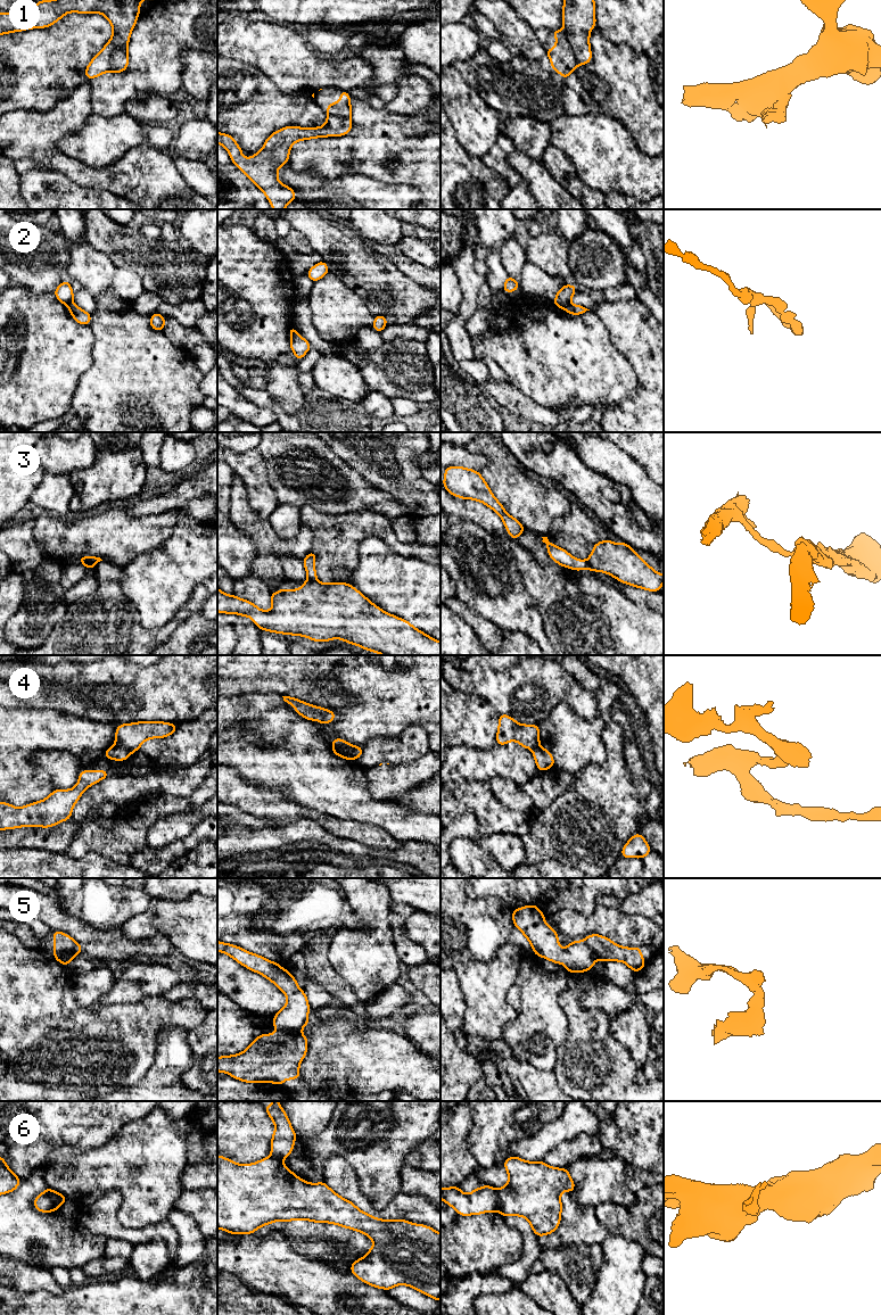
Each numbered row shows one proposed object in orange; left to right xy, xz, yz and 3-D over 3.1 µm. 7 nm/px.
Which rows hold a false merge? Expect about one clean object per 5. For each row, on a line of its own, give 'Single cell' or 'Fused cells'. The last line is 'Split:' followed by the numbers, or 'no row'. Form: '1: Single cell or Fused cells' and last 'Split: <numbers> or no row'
1: Fused cells
2: Fused cells
3: Fused cells
4: Fused cells
5: Fused cells
6: Fused cells
Split: 1, 2, 3, 4, 5, 6

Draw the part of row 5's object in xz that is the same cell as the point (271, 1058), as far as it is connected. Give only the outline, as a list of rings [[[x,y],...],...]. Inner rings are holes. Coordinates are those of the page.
[[[277,1029],[275,1034],[262,1034],[241,1053],[217,1057],[217,1072],[231,1075],[246,1083],[275,1083],[299,1078],[299,1064],[307,1052],[307,1036],[300,1031]]]

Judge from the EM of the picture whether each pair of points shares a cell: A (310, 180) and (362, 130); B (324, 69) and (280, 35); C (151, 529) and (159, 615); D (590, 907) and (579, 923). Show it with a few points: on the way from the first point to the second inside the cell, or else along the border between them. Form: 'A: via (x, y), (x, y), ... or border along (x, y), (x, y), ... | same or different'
A: border along (290, 165), (326, 179), (343, 174) | different
B: via (313, 68), (291, 47) | same
C: border along (172, 530), (162, 544), (130, 562) | different
D: border along (597, 903), (589, 916), (571, 909), (558, 909) | different

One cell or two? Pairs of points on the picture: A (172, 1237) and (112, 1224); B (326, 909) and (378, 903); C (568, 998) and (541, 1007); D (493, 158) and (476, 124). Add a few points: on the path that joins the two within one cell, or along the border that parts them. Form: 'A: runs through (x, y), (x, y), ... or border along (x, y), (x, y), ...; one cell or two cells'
A: runs through (157, 1233), (126, 1234); one cell
B: border along (342, 890), (351, 908), (360, 919), (360, 928); two cells
C: border along (565, 986), (559, 995), (558, 1003), (568, 1026); two cells
D: border along (495, 143), (482, 158); two cells

